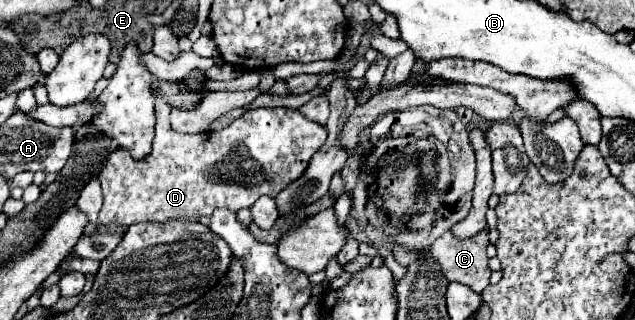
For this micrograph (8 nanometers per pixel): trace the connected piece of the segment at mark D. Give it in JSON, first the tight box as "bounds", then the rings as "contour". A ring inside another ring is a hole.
{"bounds":[99,107,327,229],"contour":[[[285,107],[251,109],[221,131],[199,135],[173,131],[165,119],[159,119],[153,149],[149,157],[145,157],[145,161],[137,161],[127,149],[115,149],[103,165],[103,171],[99,175],[103,187],[101,223],[105,227],[119,223],[119,227],[129,229],[135,223],[165,225],[171,221],[199,221],[201,217],[211,217],[213,209],[229,209],[237,213],[243,207],[251,207],[261,195],[275,197],[283,187],[295,181],[305,171],[309,159],[325,143],[325,139],[327,129],[323,125],[313,123],[299,115],[299,111]],[[227,155],[229,171],[223,169]]]}

